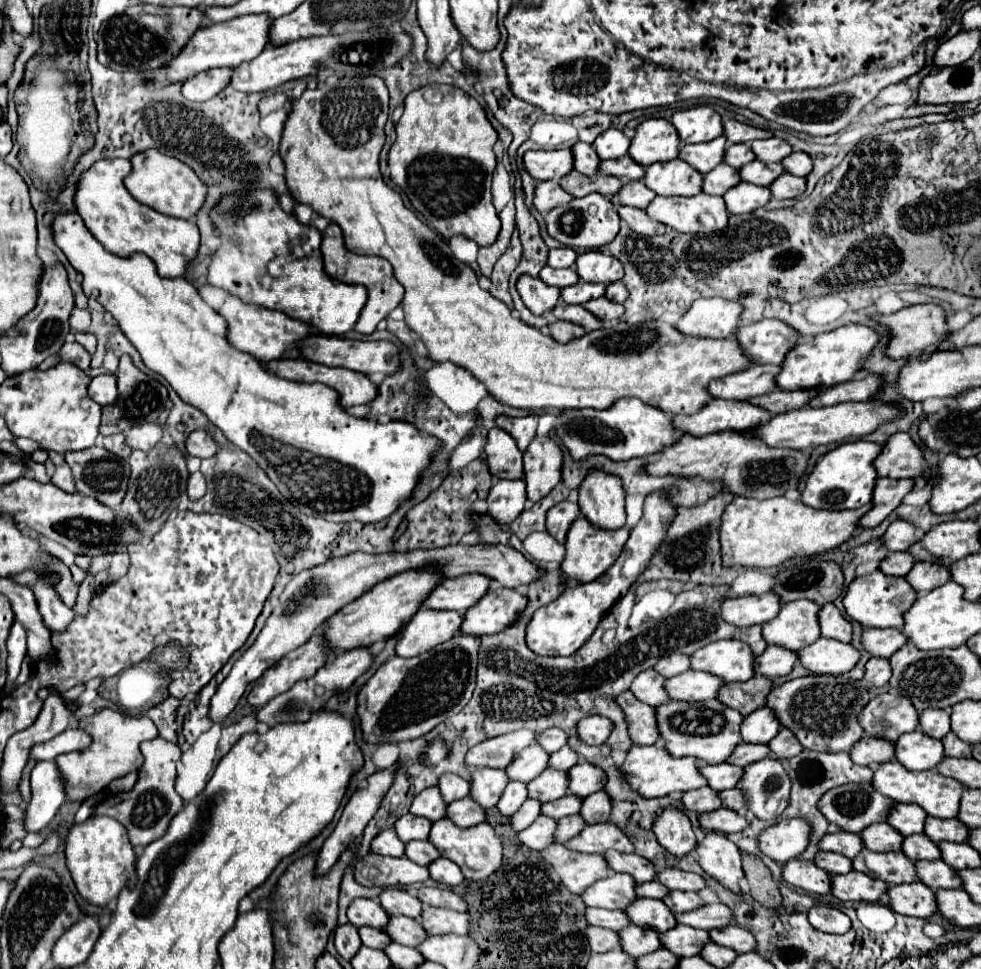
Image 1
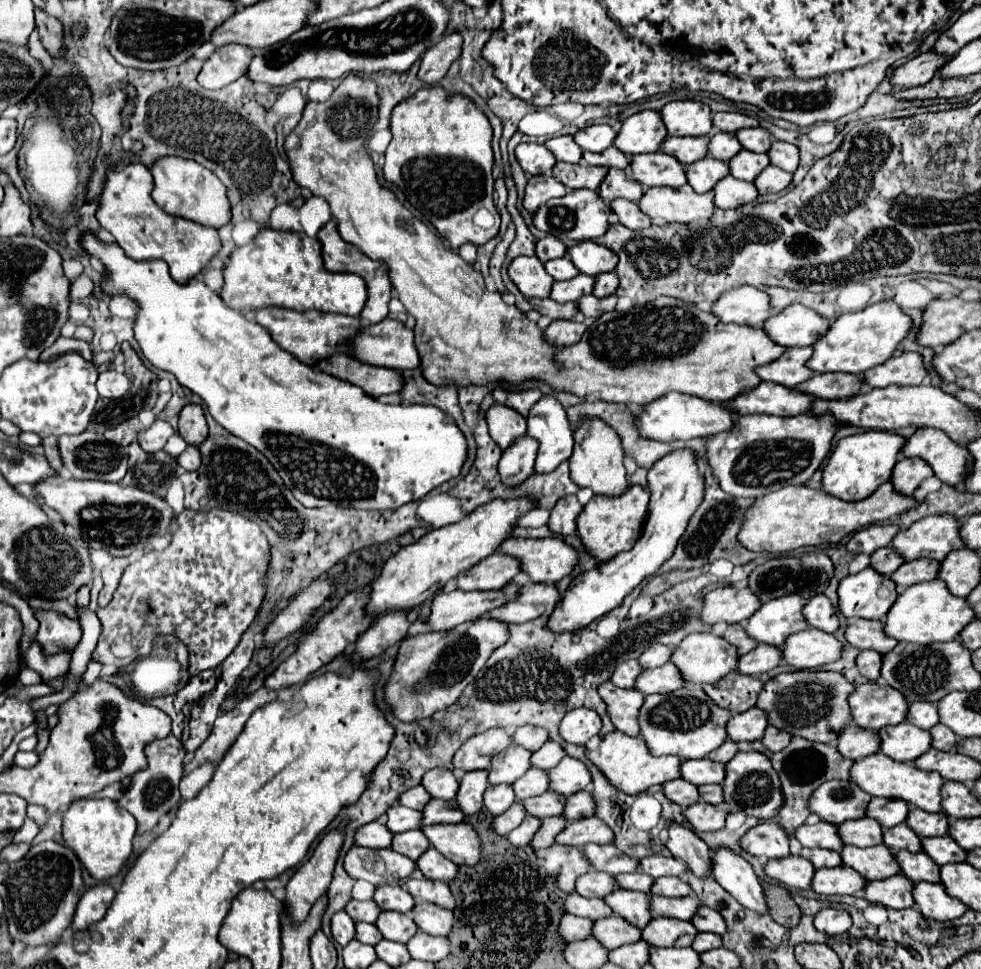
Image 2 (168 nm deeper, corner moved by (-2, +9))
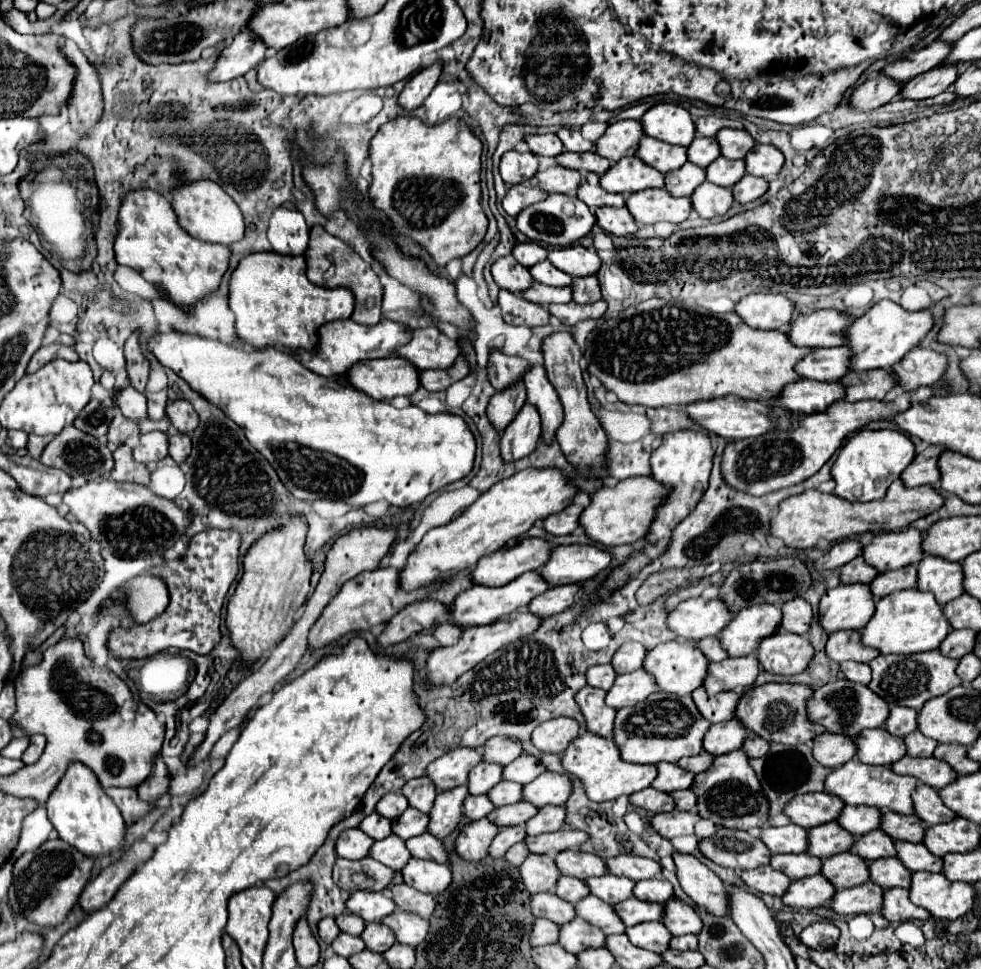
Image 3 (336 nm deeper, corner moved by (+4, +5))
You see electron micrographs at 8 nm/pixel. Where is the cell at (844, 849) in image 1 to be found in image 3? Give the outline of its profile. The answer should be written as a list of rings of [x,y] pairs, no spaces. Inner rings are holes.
[[[794,824],[782,828],[766,826],[760,834],[760,840],[772,854],[788,854],[788,852],[800,854],[806,850],[806,834],[808,830],[802,830],[800,826]]]

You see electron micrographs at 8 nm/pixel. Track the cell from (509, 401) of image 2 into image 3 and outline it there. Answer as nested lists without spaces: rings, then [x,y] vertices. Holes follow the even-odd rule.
[[[496,348],[488,354],[488,378],[496,390],[502,390],[502,386],[510,386],[510,382],[518,382],[518,378],[522,378],[526,370],[528,362],[520,356],[510,356]]]

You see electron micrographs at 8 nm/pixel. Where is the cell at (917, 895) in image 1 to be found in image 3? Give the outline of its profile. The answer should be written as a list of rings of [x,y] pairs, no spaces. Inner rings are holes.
[[[864,882],[846,890],[836,890],[830,900],[830,910],[842,916],[872,914],[878,912],[878,906],[882,906],[882,888],[874,886],[872,882]]]

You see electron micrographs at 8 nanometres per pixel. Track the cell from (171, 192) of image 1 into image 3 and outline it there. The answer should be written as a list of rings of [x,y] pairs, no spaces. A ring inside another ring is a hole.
[[[210,180],[192,182],[190,186],[182,186],[182,190],[174,190],[172,196],[174,196],[172,206],[178,214],[178,220],[190,236],[202,242],[224,244],[224,246],[230,246],[244,238],[244,218],[240,208],[216,182]]]

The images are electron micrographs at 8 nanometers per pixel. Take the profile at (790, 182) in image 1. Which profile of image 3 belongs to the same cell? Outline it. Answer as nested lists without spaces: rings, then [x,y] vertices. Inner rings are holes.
[[[746,174],[742,180],[738,180],[732,186],[732,196],[736,202],[746,204],[746,202],[754,202],[756,198],[760,198],[766,190],[768,190],[768,180],[754,178],[754,176]]]

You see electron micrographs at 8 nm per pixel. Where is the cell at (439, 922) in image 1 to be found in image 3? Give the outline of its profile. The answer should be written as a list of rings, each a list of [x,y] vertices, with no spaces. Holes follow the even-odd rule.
[[[394,910],[392,914],[384,916],[380,924],[388,926],[394,932],[398,944],[406,944],[406,946],[418,946],[418,942],[426,938],[426,930],[428,930],[428,920],[416,918],[416,914],[404,910]]]

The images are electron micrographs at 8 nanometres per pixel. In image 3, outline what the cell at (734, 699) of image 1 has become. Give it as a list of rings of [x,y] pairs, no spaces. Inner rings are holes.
[[[700,686],[698,690],[692,692],[694,704],[698,706],[700,714],[710,722],[710,724],[718,724],[718,722],[726,722],[734,718],[734,706],[740,698],[740,694],[736,692],[720,692],[720,694],[706,694],[704,686]]]

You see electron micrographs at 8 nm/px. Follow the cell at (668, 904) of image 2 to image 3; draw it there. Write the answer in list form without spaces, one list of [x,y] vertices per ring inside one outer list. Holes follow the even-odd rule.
[[[630,898],[614,906],[614,912],[624,922],[624,926],[634,926],[648,920],[662,918],[662,904],[656,902],[642,902],[638,898]]]

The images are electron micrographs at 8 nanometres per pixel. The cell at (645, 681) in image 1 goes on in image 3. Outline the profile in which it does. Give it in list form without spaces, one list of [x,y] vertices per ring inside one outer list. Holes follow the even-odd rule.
[[[596,664],[586,670],[586,682],[588,682],[588,686],[594,686],[594,688],[610,690],[614,678],[616,678],[616,674],[610,664]]]

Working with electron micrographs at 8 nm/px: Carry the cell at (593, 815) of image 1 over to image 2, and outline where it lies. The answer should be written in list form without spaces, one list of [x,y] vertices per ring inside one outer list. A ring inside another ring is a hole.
[[[580,790],[572,796],[568,796],[568,806],[564,808],[564,818],[568,820],[580,820],[596,814],[596,802],[592,798],[592,792]]]

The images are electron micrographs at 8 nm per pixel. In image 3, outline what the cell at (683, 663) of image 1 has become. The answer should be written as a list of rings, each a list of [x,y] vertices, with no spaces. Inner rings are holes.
[[[628,642],[614,652],[610,664],[616,670],[616,674],[628,674],[628,672],[634,672],[642,666],[644,656],[646,656],[646,648],[642,644]]]

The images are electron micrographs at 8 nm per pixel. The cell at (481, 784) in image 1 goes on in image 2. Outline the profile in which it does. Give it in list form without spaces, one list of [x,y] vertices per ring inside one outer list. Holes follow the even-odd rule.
[[[472,770],[466,772],[462,782],[460,782],[460,790],[456,794],[456,802],[458,808],[470,816],[476,814],[478,810],[482,810],[484,806],[484,792],[490,786],[488,782],[488,770]]]

